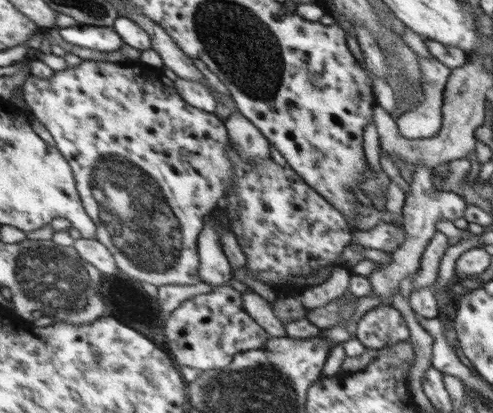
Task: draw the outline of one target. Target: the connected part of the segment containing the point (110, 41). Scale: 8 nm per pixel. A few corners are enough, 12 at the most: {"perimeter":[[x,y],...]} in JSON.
{"perimeter":[[62,27],[67,42],[100,52],[126,43],[114,27]]}

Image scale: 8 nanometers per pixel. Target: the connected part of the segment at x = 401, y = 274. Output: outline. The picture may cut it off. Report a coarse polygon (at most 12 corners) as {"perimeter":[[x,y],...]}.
{"perimeter":[[421,164],[403,207],[404,242],[369,274],[372,296],[390,298],[421,267],[438,220],[464,218]]}

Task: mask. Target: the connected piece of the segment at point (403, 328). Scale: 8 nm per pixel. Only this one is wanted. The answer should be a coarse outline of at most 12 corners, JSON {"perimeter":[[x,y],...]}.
{"perimeter":[[383,303],[357,322],[366,349],[411,338],[398,308]]}

